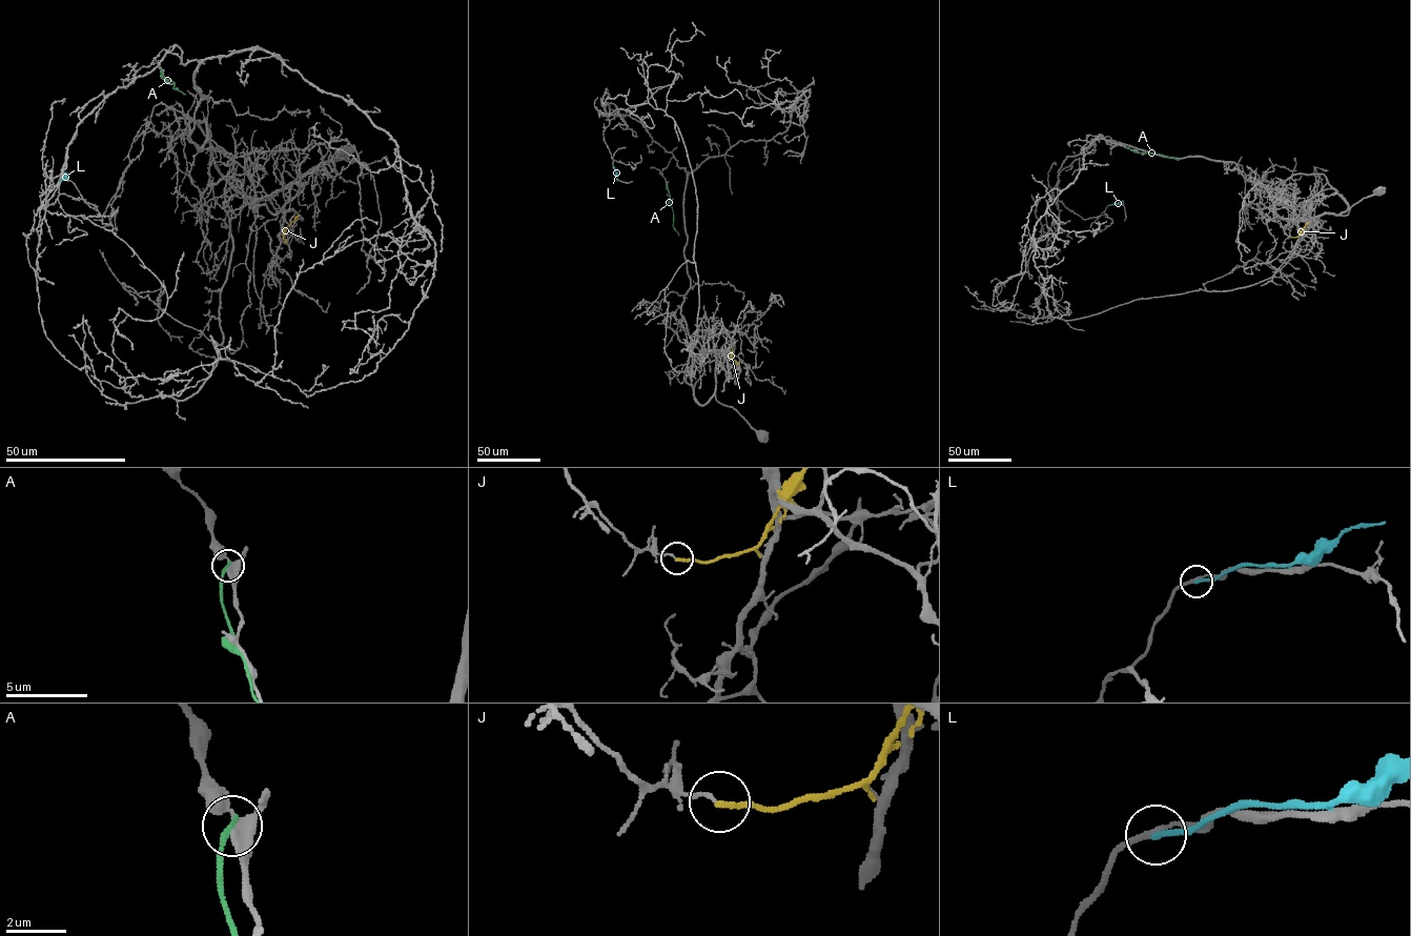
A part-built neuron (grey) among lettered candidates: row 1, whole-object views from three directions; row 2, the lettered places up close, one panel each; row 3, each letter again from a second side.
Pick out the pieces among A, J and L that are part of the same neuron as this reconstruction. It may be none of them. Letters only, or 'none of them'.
none of them

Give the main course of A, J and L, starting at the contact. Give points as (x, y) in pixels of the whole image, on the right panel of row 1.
A: (1126, 147), (1178, 160)
J: (1292, 237), (1297, 237), (1308, 223)
L: (1108, 205), (1123, 201)

